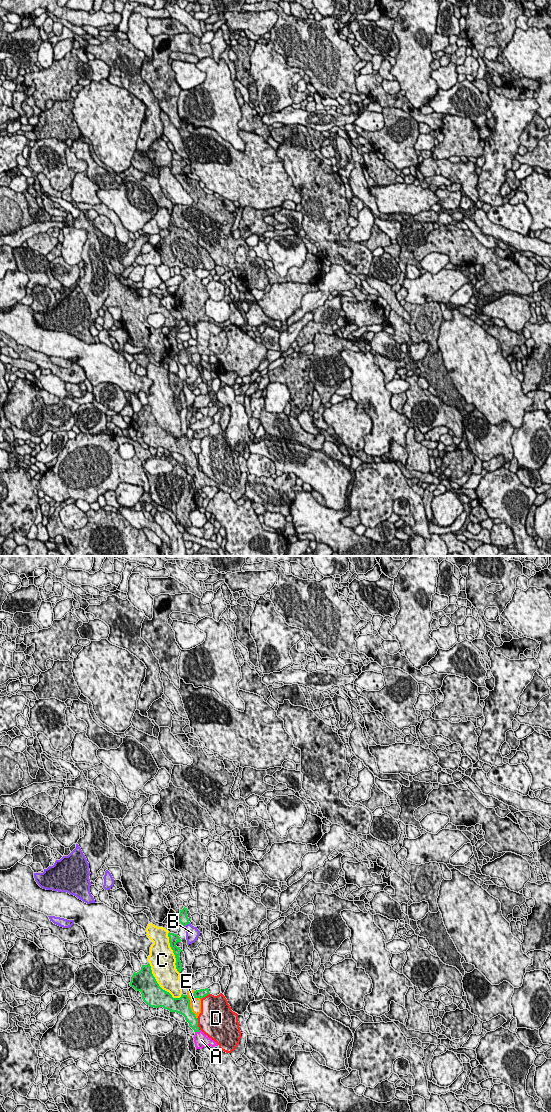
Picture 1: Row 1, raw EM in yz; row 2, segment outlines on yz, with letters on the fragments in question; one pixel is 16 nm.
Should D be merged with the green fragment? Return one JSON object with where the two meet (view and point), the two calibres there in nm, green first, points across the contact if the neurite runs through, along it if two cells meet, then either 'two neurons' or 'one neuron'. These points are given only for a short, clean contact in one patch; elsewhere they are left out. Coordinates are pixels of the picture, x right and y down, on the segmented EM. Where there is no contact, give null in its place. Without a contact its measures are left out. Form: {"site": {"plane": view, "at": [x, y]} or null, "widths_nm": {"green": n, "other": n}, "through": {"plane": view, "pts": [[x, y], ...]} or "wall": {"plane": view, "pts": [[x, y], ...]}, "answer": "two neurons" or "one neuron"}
{"site": {"plane": "yz", "at": [197, 1024]}, "widths_nm": {"green": 170, "other": 480}, "answer": "two neurons"}

